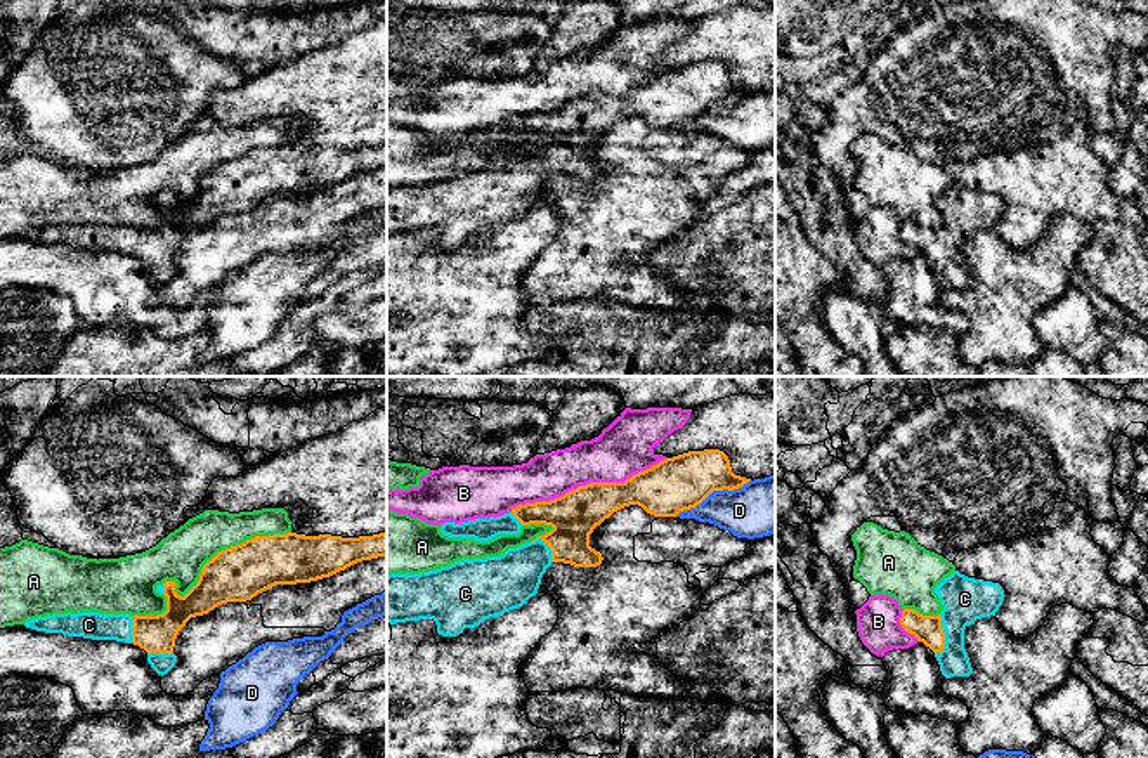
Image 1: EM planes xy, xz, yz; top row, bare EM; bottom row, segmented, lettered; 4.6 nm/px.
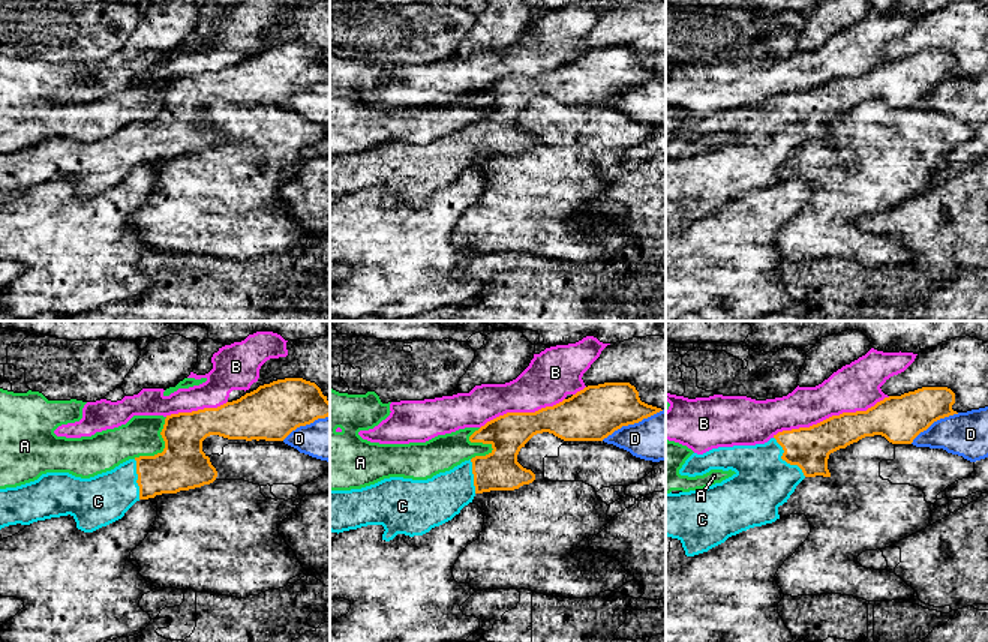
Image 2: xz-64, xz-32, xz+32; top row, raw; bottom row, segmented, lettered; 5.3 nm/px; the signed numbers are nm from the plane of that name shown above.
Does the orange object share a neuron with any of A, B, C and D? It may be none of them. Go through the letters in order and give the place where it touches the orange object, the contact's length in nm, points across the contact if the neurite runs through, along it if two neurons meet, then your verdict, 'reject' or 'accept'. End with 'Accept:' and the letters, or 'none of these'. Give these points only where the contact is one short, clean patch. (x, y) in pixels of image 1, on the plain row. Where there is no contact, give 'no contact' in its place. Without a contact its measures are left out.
A: contact xy (219, 163); length 650 nm; reject
B: contact xz (590, 94); length 750 nm; reject
C: contact yz (944, 247); length 190 nm; accept
D: contact xz (711, 103); length 400 nm; reject
Accept: C

